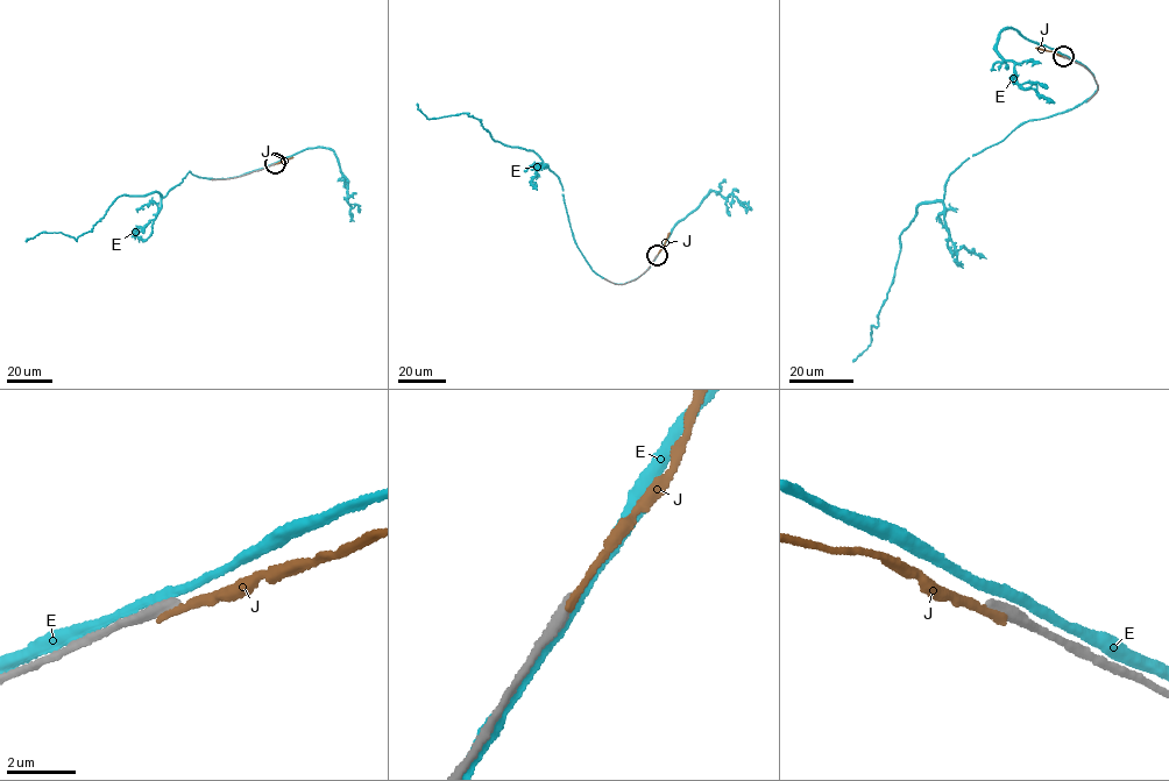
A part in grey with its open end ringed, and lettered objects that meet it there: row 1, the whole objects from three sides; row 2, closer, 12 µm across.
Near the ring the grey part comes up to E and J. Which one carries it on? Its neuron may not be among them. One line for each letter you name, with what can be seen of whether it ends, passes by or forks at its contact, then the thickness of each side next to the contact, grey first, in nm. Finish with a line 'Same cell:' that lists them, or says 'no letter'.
Same cell: no letter

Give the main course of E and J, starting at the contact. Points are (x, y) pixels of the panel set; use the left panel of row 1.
E: (274, 163), (226, 178), (190, 171), (163, 197), (120, 196), (76, 240), (41, 232), (26, 241)
J: (274, 164), (292, 157)

